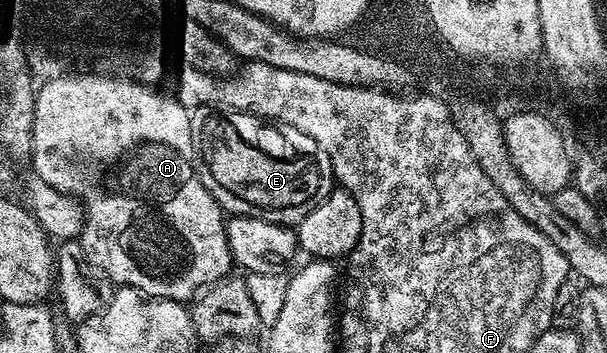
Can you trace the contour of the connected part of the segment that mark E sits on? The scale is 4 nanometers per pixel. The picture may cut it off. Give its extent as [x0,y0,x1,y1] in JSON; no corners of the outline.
[191,108,332,227]

